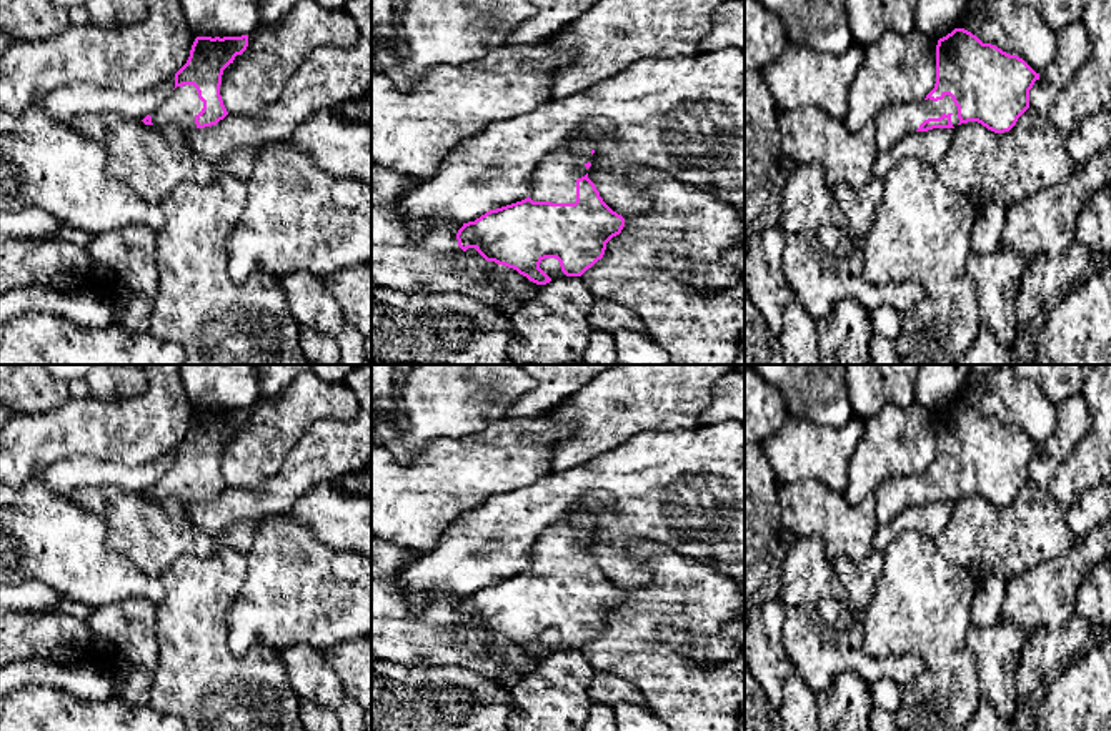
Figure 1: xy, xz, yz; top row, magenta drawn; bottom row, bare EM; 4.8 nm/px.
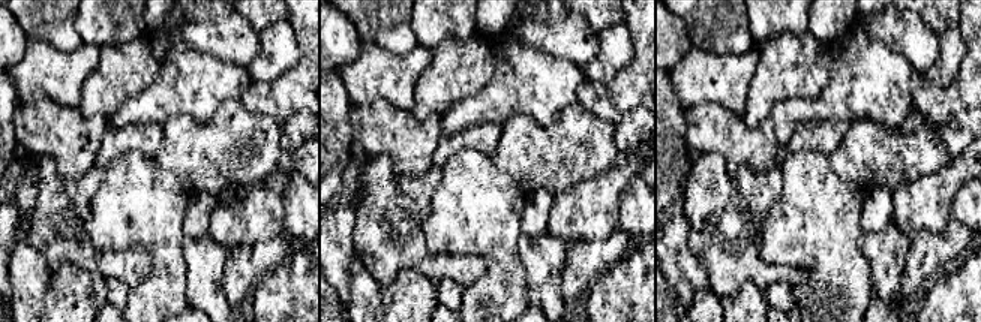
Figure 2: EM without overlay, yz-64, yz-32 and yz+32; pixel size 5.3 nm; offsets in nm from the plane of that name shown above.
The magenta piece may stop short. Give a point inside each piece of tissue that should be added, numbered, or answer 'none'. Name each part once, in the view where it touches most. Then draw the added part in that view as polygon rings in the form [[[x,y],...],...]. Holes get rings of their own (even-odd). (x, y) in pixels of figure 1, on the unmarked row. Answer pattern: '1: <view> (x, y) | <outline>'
1: xz (555, 551) | [[[593,493],[578,503],[566,521],[546,528],[530,551],[533,574],[575,576],[576,553],[586,548],[586,536],[596,516],[608,511],[611,501]]]

